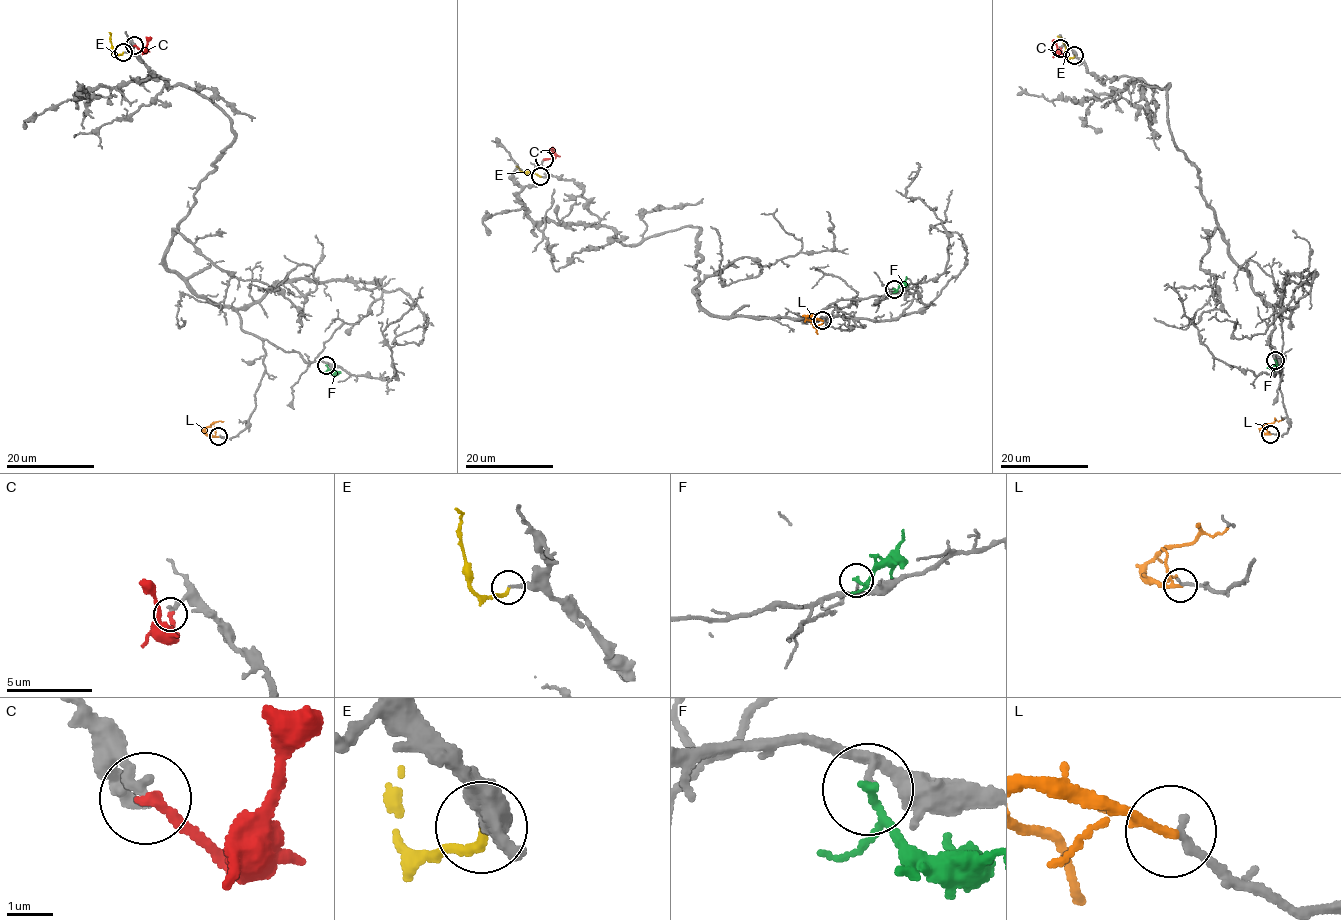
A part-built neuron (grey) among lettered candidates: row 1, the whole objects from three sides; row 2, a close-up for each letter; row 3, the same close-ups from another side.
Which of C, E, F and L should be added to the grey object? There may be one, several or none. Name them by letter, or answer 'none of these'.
E, L

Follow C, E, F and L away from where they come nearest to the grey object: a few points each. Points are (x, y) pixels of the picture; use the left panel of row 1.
C: (134, 45), (142, 51), (149, 36)
E: (123, 52), (114, 53), (109, 32)
F: (326, 366), (340, 373)
L: (218, 436), (206, 435), (205, 429), (218, 421), (223, 422)

